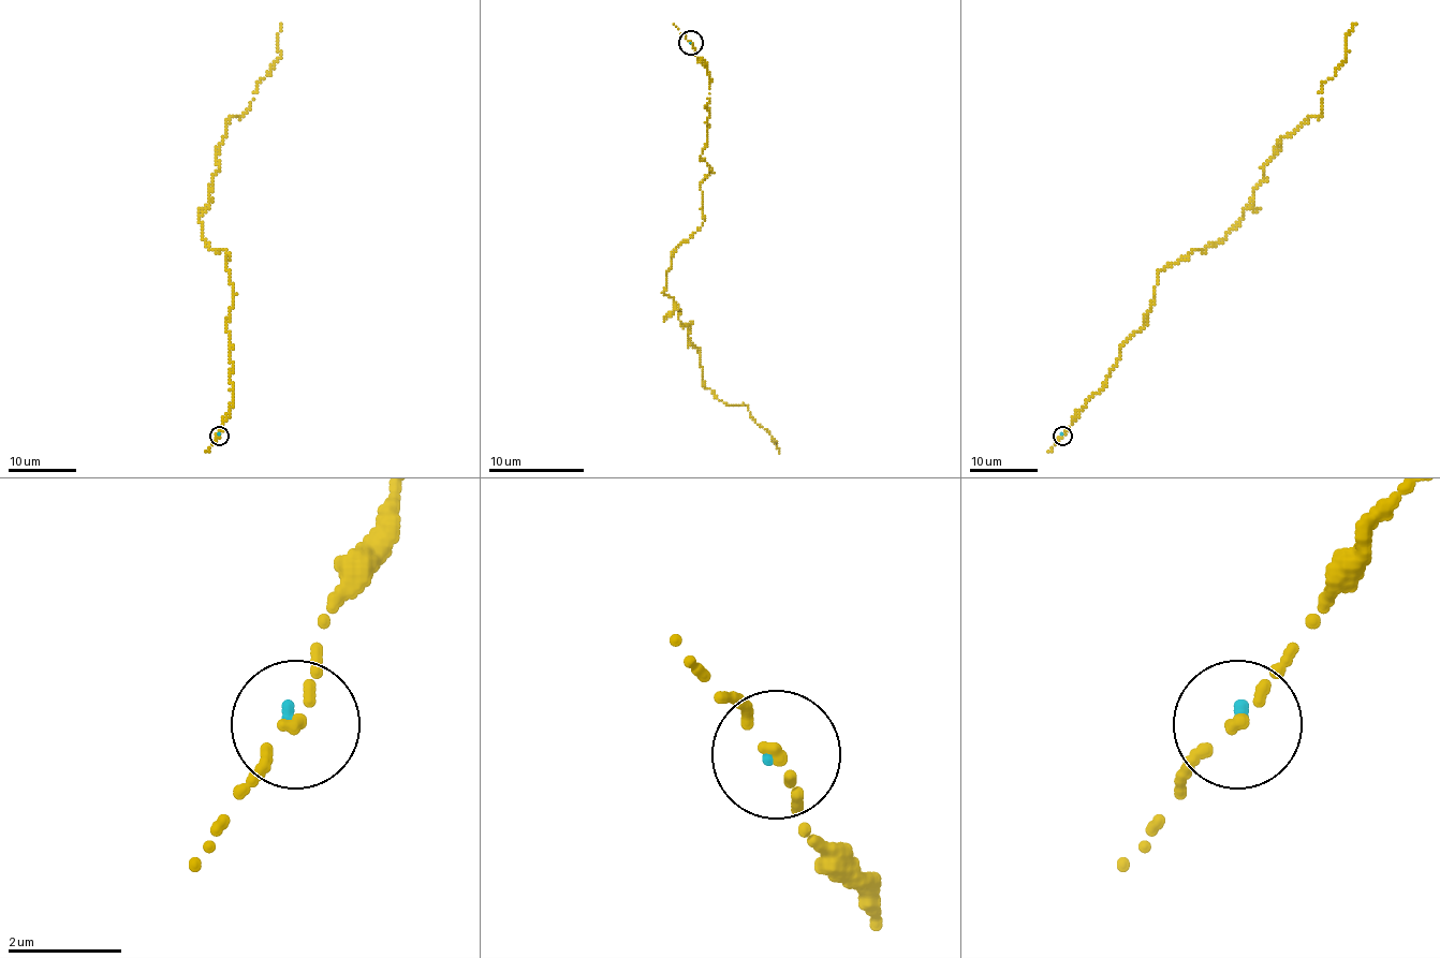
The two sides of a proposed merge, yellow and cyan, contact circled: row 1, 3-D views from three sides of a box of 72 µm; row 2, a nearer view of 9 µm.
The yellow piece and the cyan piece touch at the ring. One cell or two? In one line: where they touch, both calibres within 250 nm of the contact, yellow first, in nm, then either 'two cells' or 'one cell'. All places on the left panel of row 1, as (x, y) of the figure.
(219, 436) | 140/140 nm | one cell

